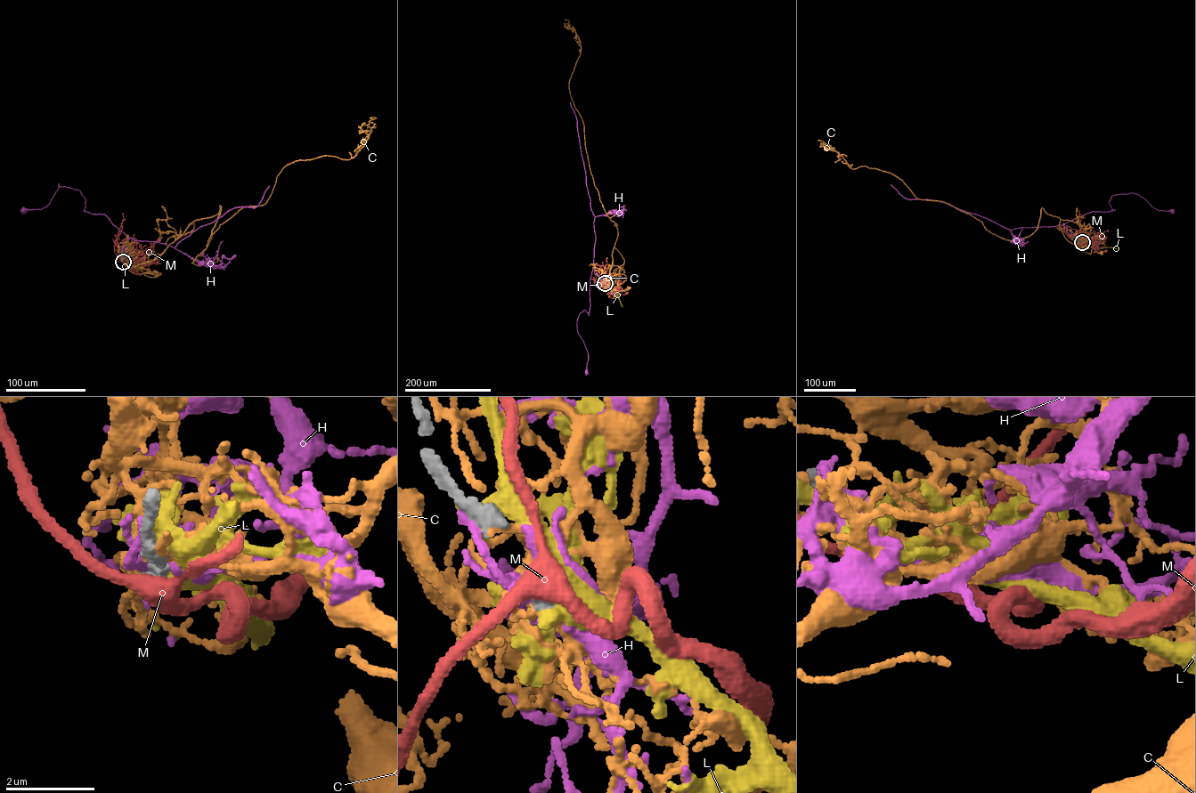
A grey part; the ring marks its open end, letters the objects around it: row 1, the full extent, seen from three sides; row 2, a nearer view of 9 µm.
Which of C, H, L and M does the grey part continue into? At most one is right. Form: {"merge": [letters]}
{"merge": []}

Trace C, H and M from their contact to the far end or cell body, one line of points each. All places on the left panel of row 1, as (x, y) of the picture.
C: (123, 262), (135, 273), (156, 273)
H: (123, 262), (127, 238), (104, 214), (85, 211), (85, 199), (78, 190), (58, 183), (46, 206), (23, 210)
M: (123, 262), (132, 254), (127, 261), (127, 270), (149, 270)

